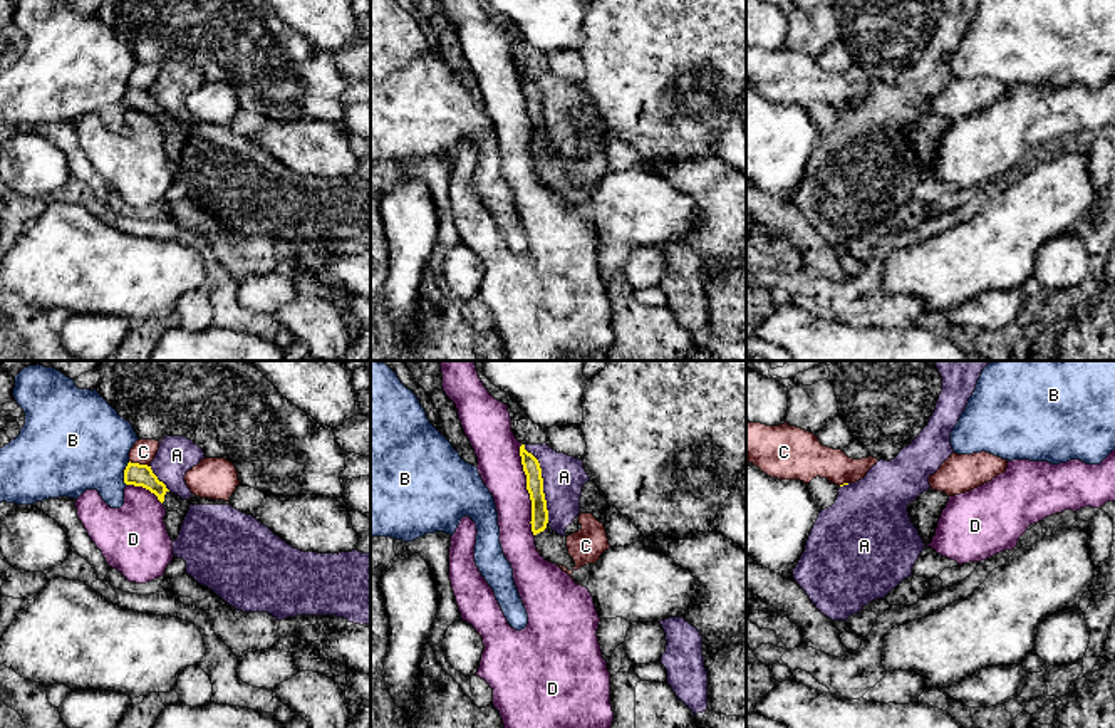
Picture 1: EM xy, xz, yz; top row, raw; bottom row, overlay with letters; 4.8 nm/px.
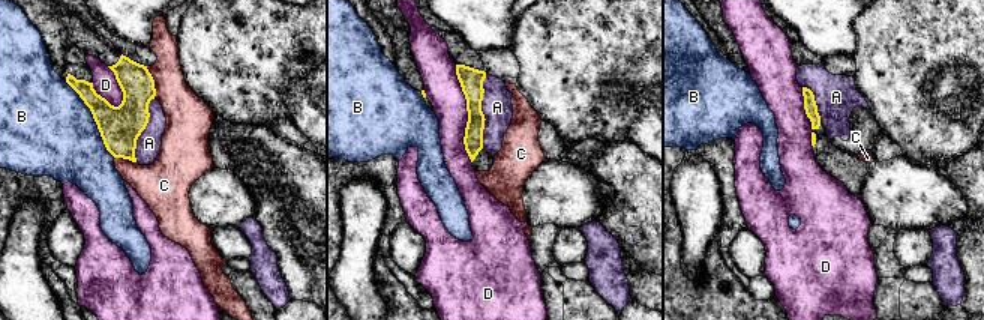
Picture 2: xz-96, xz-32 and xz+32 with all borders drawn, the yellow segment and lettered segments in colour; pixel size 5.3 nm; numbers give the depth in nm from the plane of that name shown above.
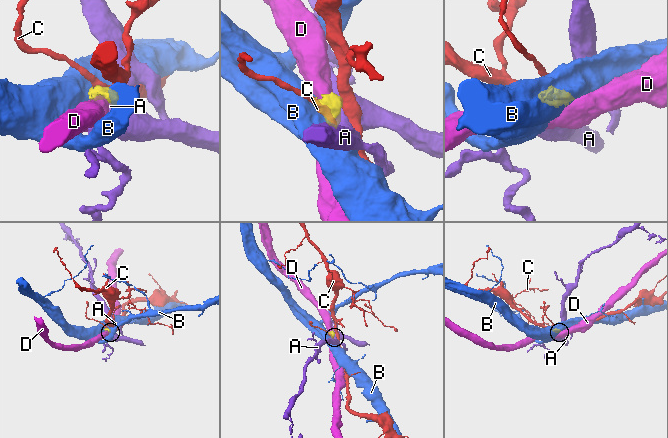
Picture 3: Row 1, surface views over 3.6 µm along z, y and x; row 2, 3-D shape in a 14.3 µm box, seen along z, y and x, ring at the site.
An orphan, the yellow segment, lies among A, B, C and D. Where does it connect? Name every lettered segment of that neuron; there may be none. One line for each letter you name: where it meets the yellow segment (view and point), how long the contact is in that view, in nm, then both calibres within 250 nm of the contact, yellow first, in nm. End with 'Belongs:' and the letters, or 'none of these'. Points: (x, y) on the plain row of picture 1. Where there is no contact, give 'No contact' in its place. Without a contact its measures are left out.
Belongs: none of these

